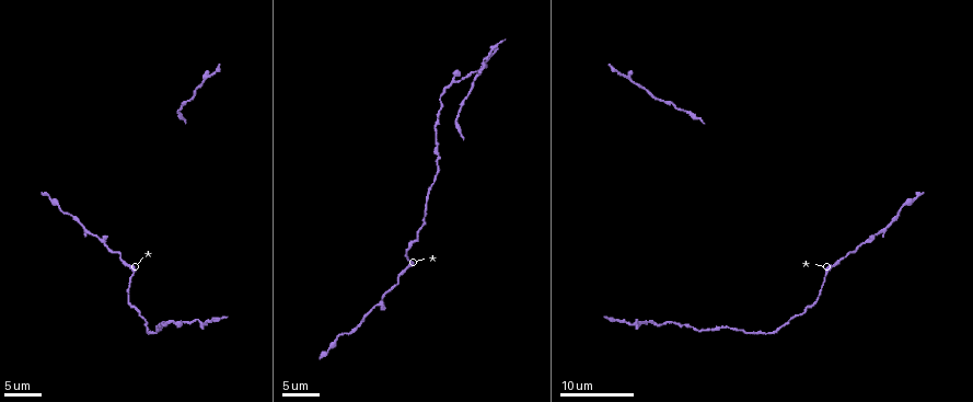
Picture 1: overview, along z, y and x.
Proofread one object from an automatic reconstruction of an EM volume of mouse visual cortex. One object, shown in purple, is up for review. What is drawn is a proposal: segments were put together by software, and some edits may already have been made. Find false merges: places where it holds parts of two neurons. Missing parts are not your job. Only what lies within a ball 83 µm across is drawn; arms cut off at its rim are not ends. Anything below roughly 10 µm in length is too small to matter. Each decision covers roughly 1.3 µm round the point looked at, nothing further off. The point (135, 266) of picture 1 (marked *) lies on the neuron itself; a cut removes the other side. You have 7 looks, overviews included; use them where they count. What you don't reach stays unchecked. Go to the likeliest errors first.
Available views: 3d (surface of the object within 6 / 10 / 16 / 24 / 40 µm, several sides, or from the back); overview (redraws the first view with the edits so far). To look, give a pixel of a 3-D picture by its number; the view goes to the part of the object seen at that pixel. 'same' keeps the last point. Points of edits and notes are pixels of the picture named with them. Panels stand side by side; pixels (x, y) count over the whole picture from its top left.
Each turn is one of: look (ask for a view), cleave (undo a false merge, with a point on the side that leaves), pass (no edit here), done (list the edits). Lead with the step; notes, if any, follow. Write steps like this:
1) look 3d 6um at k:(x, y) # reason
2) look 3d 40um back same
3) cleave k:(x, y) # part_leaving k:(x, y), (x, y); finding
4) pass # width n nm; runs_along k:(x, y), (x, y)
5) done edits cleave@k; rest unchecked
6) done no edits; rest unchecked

look 3d 16um at 1:(689, 112)

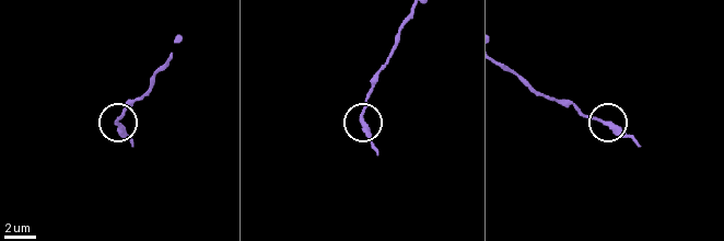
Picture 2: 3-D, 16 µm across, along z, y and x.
look 3d 10um at 2:(117, 122) # closer look

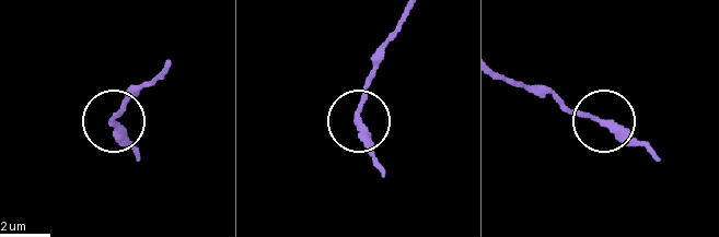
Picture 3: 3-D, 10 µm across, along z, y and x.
pass # continuous, no second neuron

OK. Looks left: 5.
look 3d 16um at 1:(377, 305) # side arm on a straight run

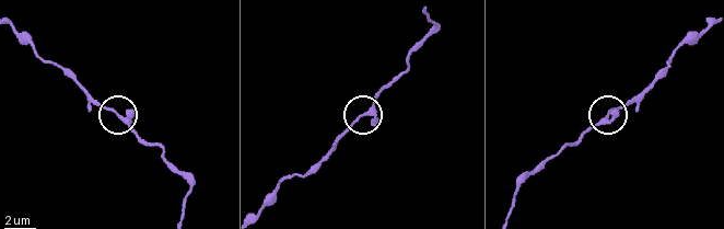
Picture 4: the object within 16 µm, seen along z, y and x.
look 3d 10um at 4:(120, 120)

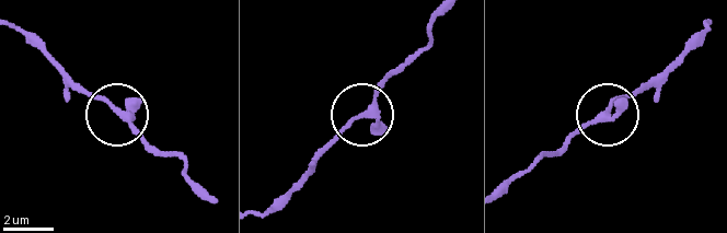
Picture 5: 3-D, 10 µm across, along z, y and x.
pass # width 250 nm; all the same neuron

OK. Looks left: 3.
look 3d 24um at 1:(416, 240) # sudden change in width

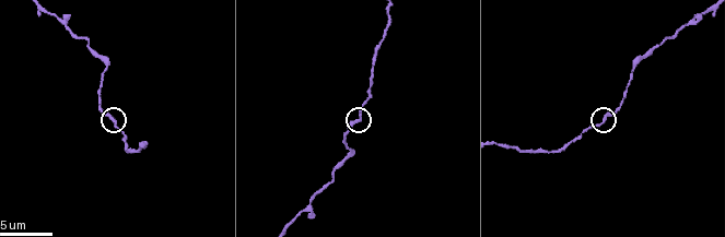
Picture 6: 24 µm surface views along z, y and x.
look 3d 6um at 6:(112, 119)

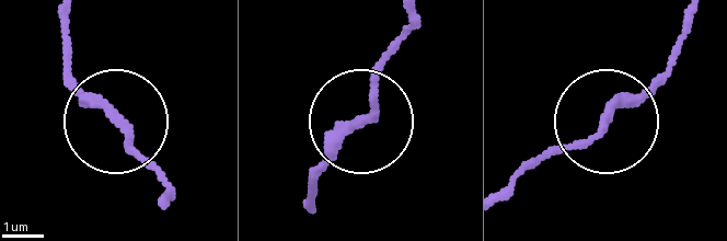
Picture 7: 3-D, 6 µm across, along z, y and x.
pass # width 200 nm; continuous, no second neuron

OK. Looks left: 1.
done no edits; rest unchecked

